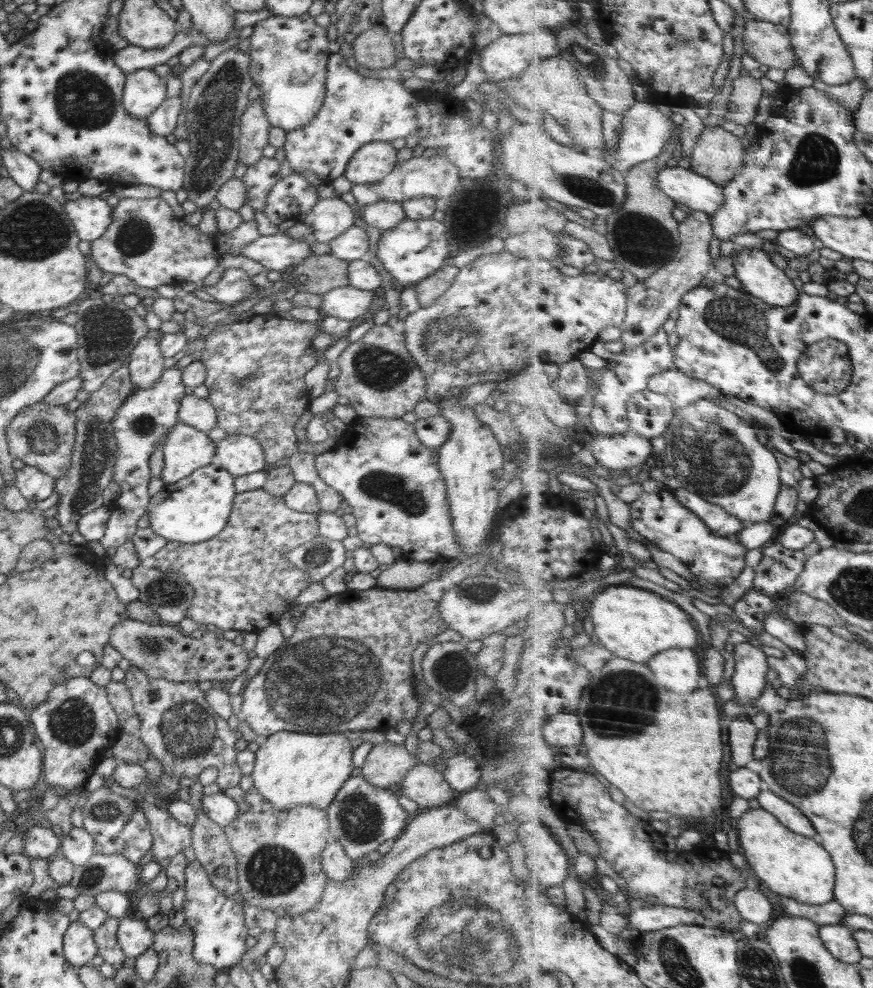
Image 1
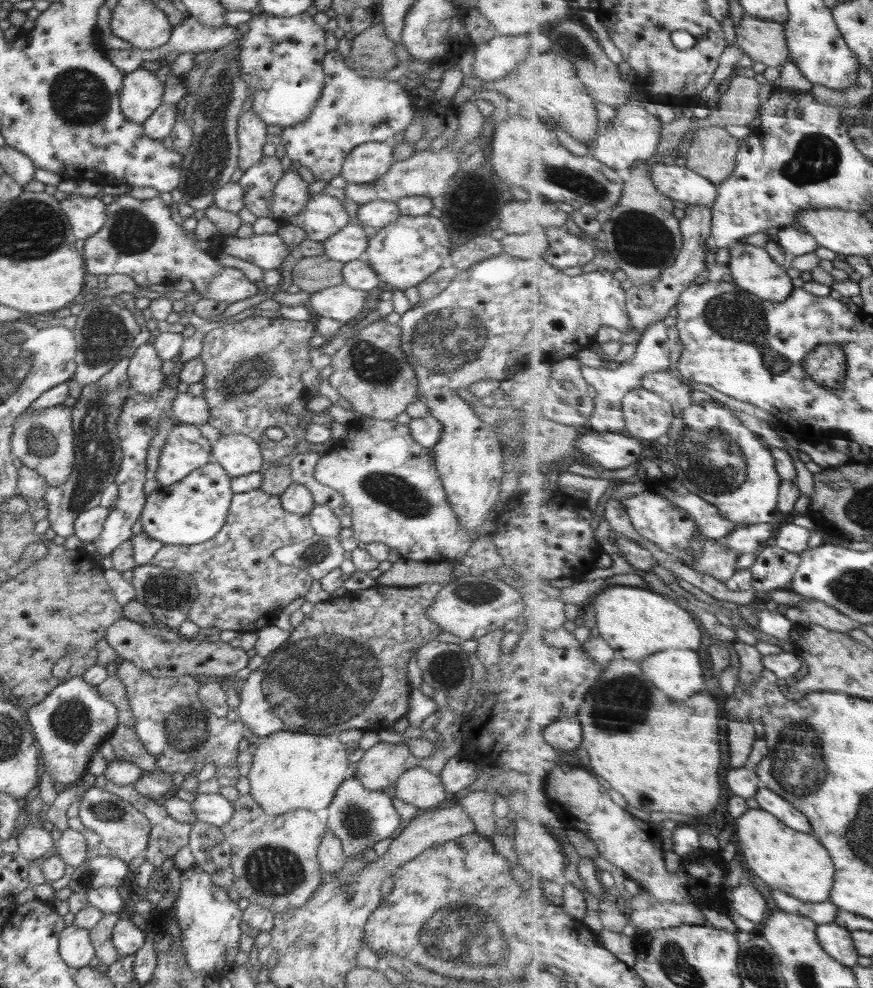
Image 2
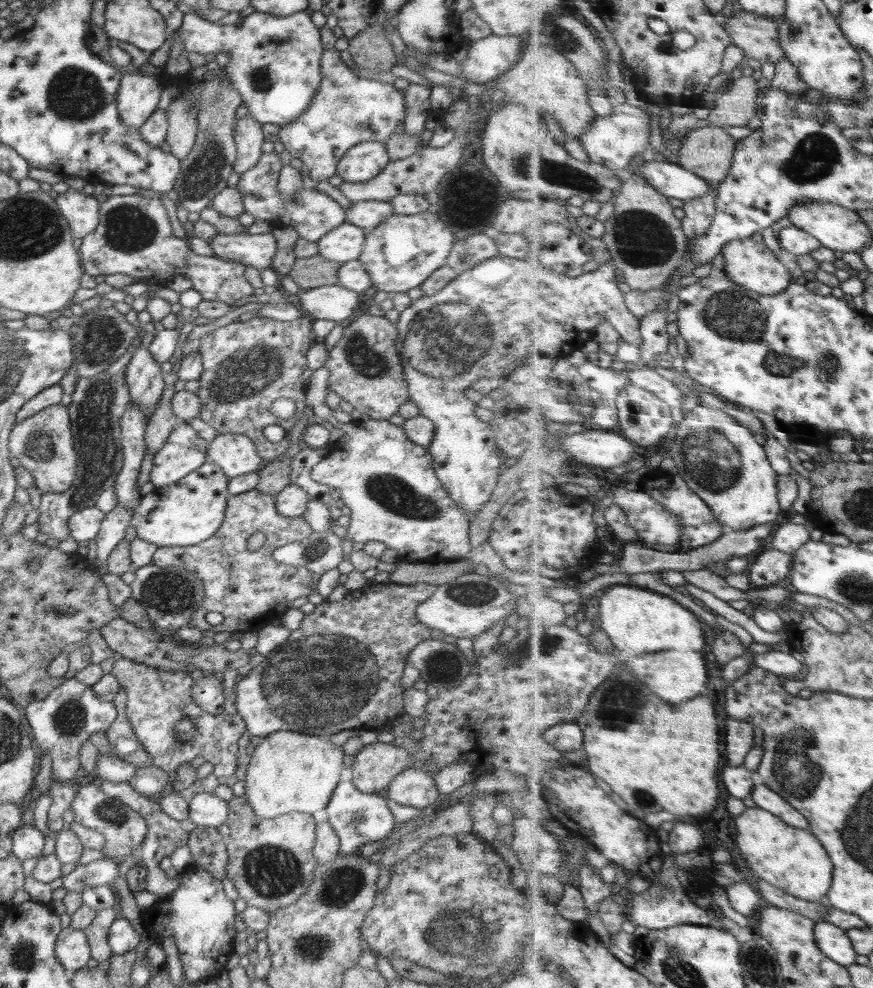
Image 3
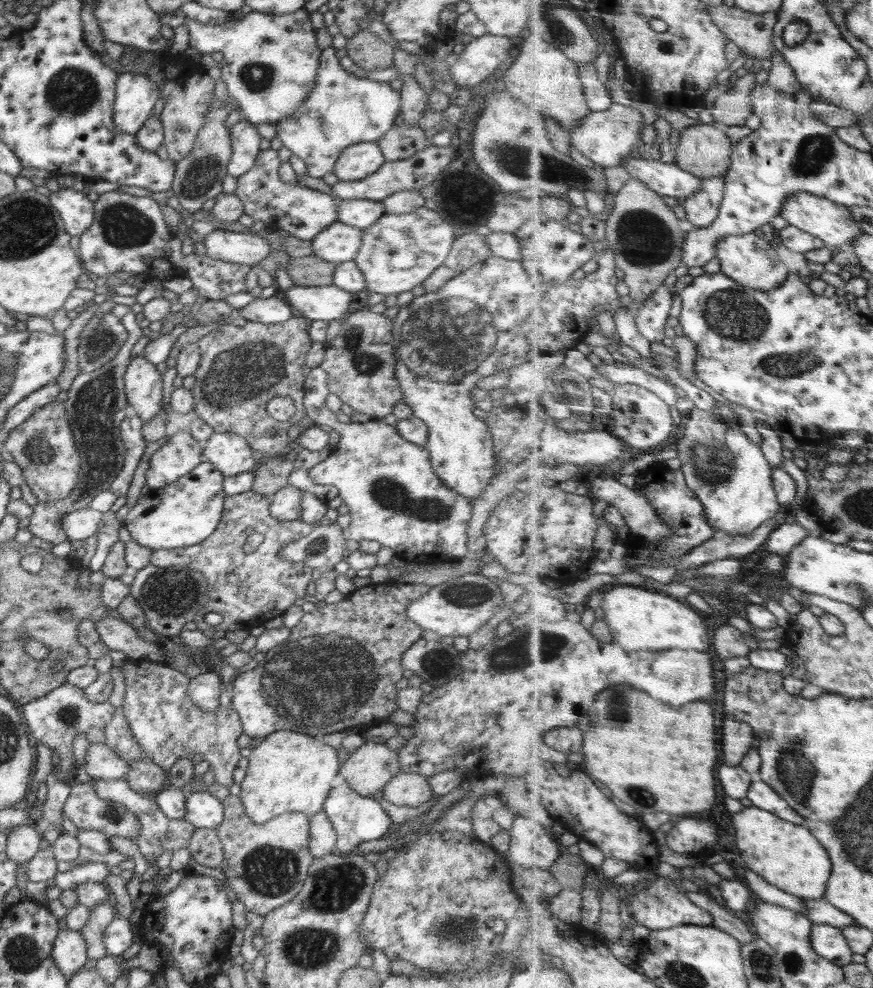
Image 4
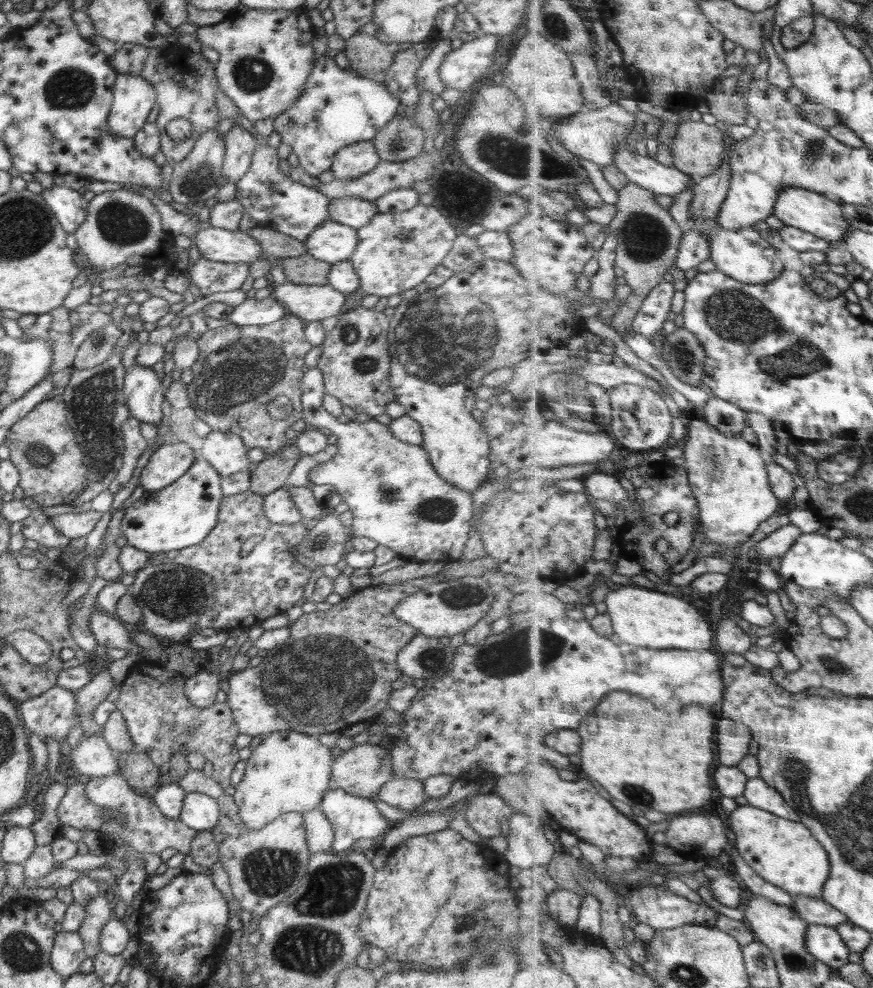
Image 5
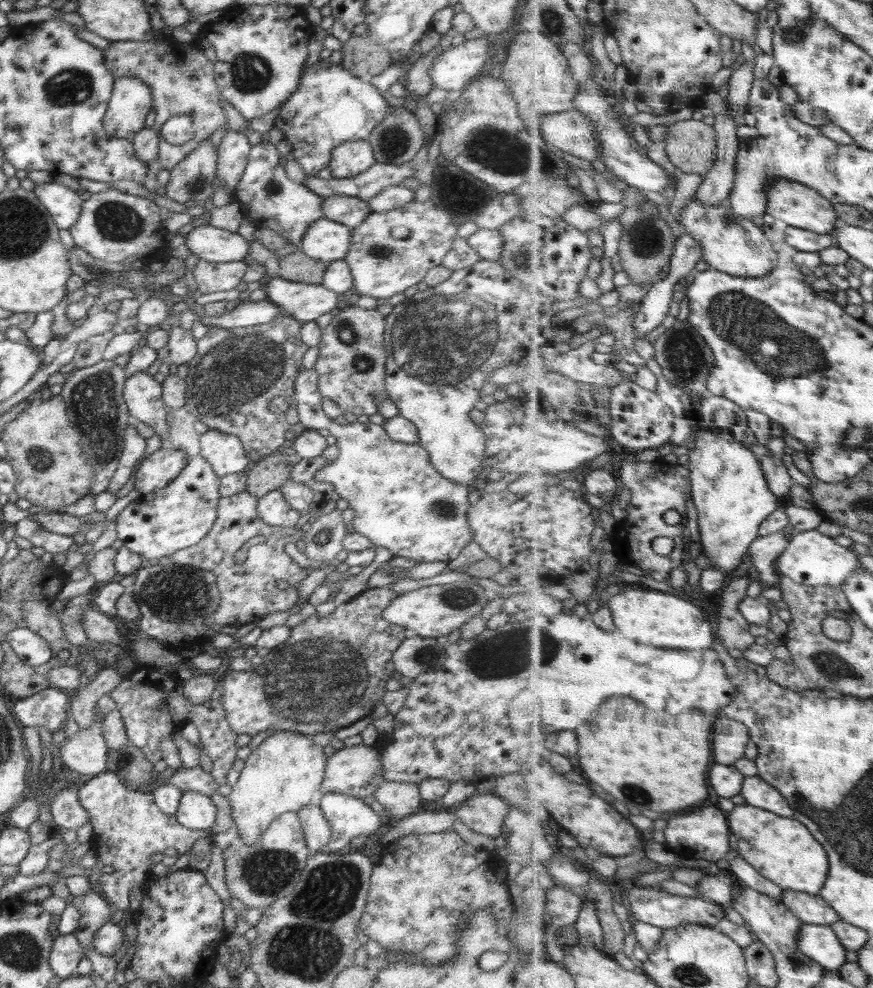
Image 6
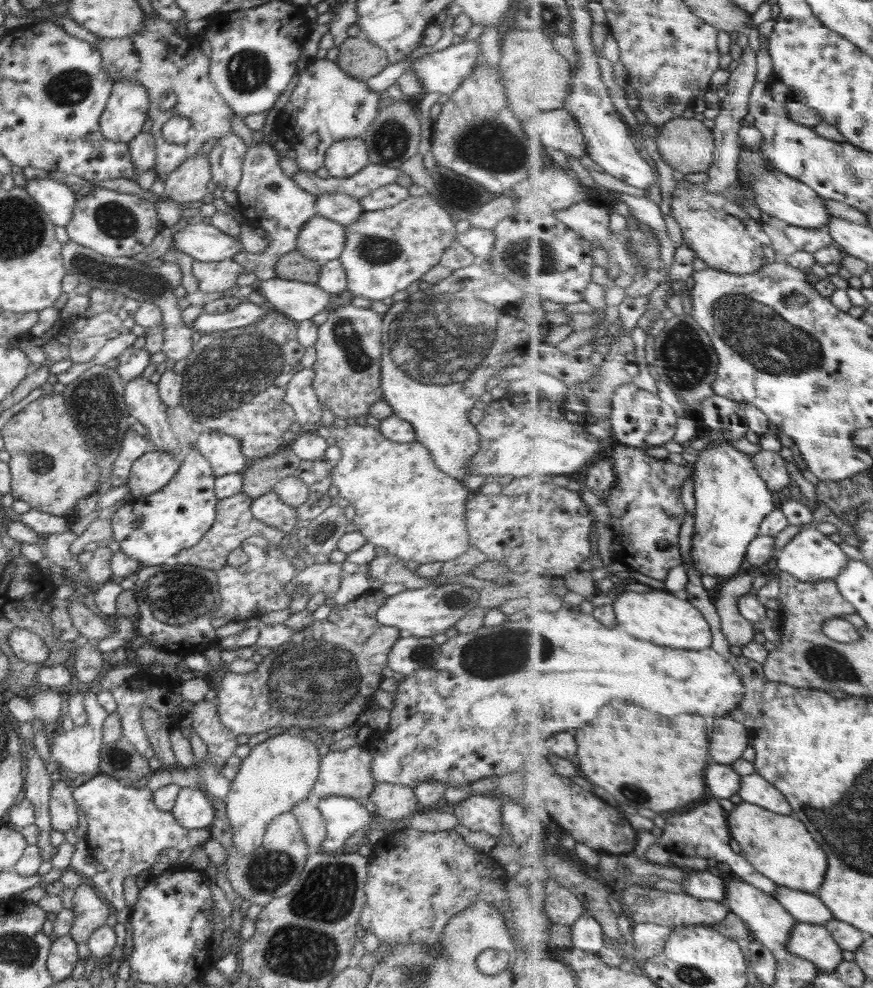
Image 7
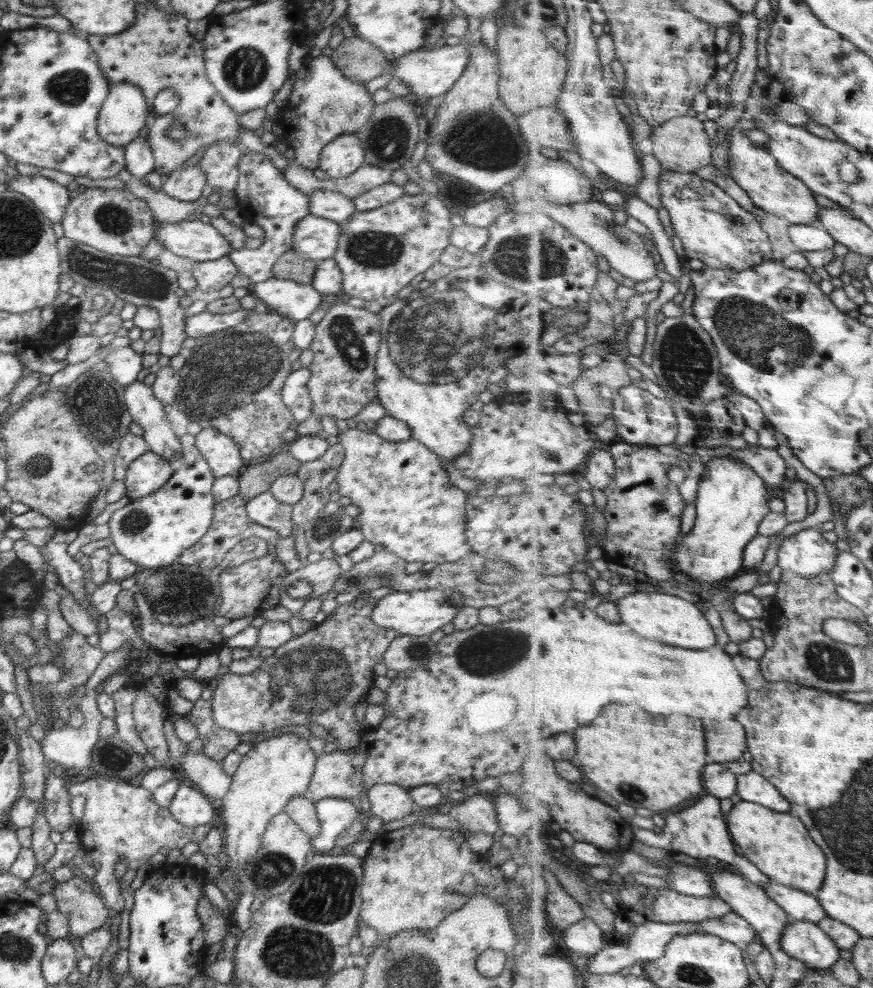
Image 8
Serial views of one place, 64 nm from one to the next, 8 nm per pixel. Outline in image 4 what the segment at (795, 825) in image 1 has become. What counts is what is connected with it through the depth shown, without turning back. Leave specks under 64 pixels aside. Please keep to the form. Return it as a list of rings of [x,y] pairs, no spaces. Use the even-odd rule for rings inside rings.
[[[755,778],[747,797],[754,805],[780,815],[784,820],[799,825],[804,825],[807,821],[804,815],[800,814],[779,791],[761,778]]]

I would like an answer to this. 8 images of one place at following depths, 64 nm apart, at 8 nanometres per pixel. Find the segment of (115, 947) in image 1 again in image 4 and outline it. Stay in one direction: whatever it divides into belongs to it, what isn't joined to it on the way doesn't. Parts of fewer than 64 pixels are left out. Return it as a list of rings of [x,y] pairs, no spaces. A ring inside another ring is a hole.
[[[108,902],[91,909],[86,924],[79,930],[86,941],[88,958],[98,960],[107,953],[103,941],[104,931],[116,914]]]

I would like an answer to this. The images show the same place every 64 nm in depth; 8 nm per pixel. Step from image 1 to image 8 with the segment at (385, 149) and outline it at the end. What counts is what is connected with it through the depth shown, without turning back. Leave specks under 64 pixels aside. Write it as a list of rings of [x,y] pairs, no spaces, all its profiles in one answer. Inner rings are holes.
[[[340,135],[320,152],[320,166],[330,179],[350,176],[364,165],[364,149],[354,135]]]

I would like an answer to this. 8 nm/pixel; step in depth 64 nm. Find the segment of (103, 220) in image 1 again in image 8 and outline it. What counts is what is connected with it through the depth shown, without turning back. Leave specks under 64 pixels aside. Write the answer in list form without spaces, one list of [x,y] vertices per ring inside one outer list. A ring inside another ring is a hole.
[[[18,174],[16,178],[8,179],[8,189],[28,198],[36,209],[52,224],[64,220],[64,210],[68,206],[70,187],[61,186],[58,182],[44,178],[44,176],[24,176]]]

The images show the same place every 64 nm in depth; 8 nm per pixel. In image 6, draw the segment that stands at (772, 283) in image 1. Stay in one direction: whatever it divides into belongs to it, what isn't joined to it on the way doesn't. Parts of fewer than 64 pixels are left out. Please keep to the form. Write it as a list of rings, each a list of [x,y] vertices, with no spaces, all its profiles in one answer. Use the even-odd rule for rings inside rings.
[[[698,195],[689,196],[686,209],[688,210],[684,210],[682,216],[682,230],[701,242],[704,249],[703,260],[707,261],[711,268],[740,278],[762,278],[766,274],[772,274],[772,270],[782,264],[779,252],[774,248],[766,229],[742,217],[736,222],[728,222],[726,217],[734,213],[729,200],[724,200],[722,204],[718,204],[718,208],[714,208],[706,206]]]

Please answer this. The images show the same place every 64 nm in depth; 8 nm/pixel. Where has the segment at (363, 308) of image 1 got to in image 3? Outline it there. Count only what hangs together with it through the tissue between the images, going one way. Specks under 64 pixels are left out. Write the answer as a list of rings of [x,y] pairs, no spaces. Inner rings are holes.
[[[339,285],[322,286],[310,290],[300,289],[296,293],[300,310],[314,320],[334,320],[346,323],[354,314],[354,309],[362,302],[359,293],[348,291]]]

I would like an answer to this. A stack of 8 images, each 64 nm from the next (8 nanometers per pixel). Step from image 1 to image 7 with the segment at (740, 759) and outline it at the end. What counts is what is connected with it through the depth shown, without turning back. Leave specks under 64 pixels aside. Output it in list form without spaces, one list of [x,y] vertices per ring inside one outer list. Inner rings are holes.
[[[734,718],[716,720],[716,728],[712,734],[712,756],[716,762],[730,764],[744,759],[751,741],[751,731],[743,722]]]

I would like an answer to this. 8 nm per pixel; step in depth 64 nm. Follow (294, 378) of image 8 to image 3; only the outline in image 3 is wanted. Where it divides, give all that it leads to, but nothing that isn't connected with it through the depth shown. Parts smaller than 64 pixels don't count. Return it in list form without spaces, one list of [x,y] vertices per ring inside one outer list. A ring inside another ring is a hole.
[[[324,366],[313,370],[313,374],[306,382],[305,403],[308,415],[316,415],[330,422],[334,428],[344,432],[342,445],[328,453],[311,470],[311,477],[320,484],[331,486],[340,493],[344,504],[350,508],[350,525],[345,539],[353,542],[368,542],[375,540],[383,542],[387,548],[399,551],[399,560],[406,562],[427,562],[438,564],[448,561],[464,560],[471,551],[469,541],[469,516],[467,512],[456,504],[447,493],[436,476],[432,455],[427,447],[418,446],[412,442],[404,432],[402,426],[395,426],[389,421],[353,420],[346,424],[338,422],[331,416],[331,409],[326,404],[326,389],[329,386],[329,370]]]

